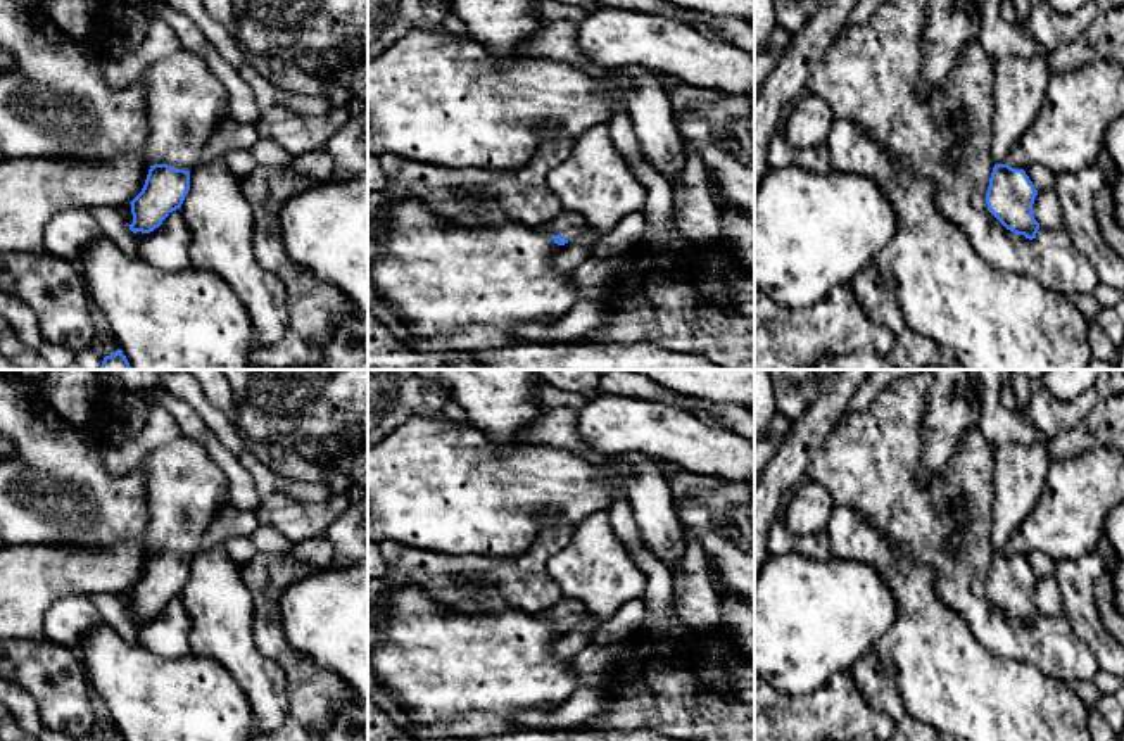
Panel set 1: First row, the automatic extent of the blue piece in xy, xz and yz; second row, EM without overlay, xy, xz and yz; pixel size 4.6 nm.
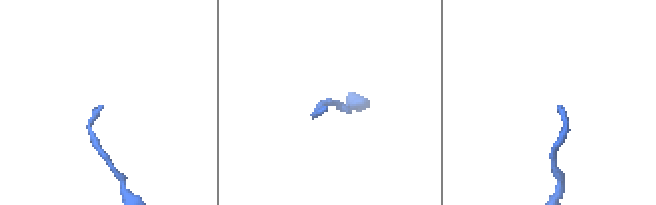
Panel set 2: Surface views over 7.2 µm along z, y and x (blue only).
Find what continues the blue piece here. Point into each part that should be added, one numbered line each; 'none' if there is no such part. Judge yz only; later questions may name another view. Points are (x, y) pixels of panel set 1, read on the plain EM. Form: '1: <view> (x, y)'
1: yz (1021, 470)

